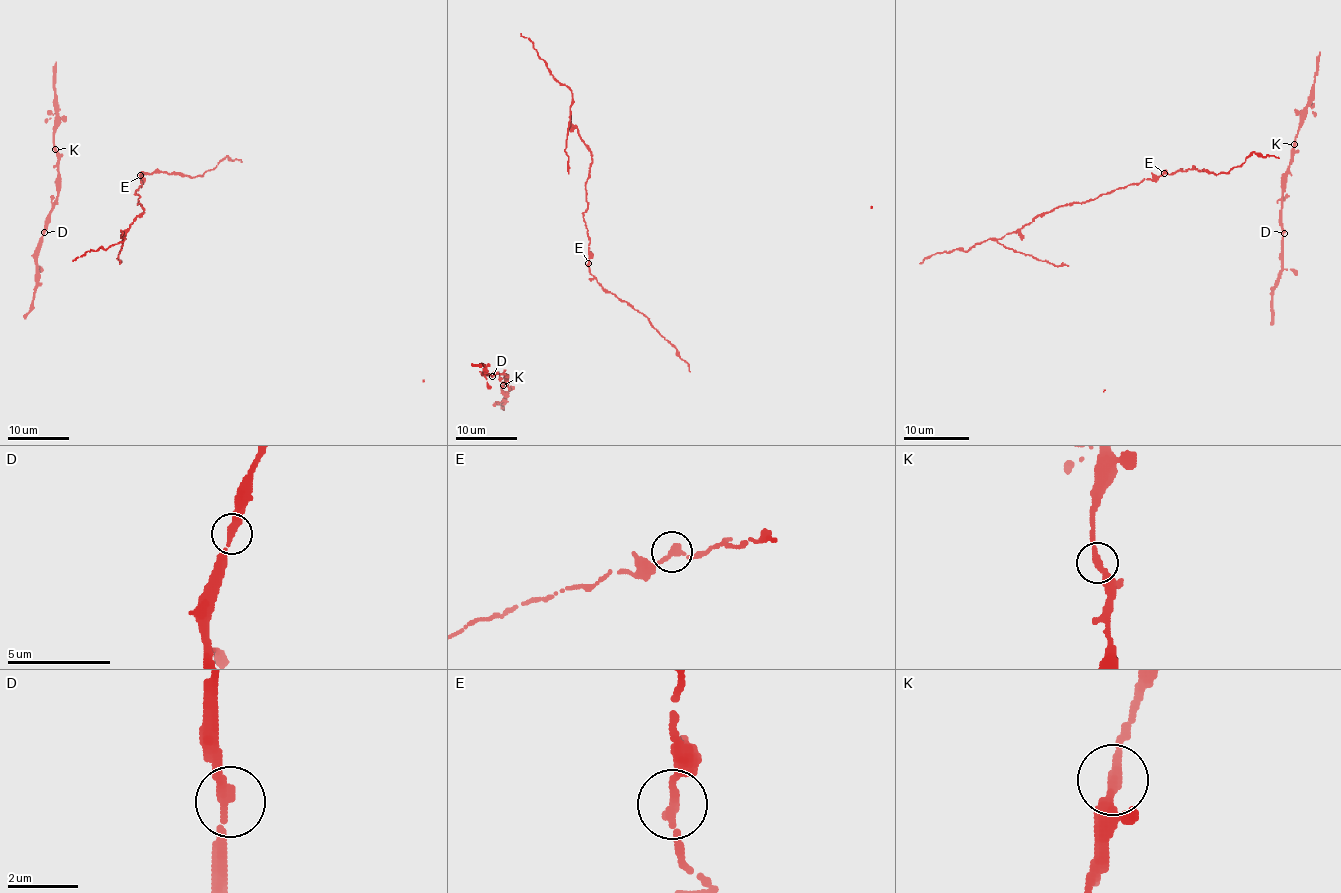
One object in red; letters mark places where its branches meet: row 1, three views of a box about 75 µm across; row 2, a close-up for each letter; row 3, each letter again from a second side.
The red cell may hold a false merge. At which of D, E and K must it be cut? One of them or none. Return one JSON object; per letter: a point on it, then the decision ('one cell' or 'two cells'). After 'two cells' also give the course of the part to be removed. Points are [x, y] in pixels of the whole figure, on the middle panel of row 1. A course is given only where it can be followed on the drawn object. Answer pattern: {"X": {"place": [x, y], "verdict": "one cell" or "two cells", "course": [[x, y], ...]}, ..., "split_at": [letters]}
{"D": {"place": [492, 376], "verdict": "one cell"}, "E": {"place": [588, 263], "verdict": "one cell"}, "K": {"place": [503, 385], "verdict": "one cell"}, "split_at": []}

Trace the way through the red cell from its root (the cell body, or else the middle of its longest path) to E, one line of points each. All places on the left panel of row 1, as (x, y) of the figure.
E: (173, 174), (151, 172), (141, 175)

